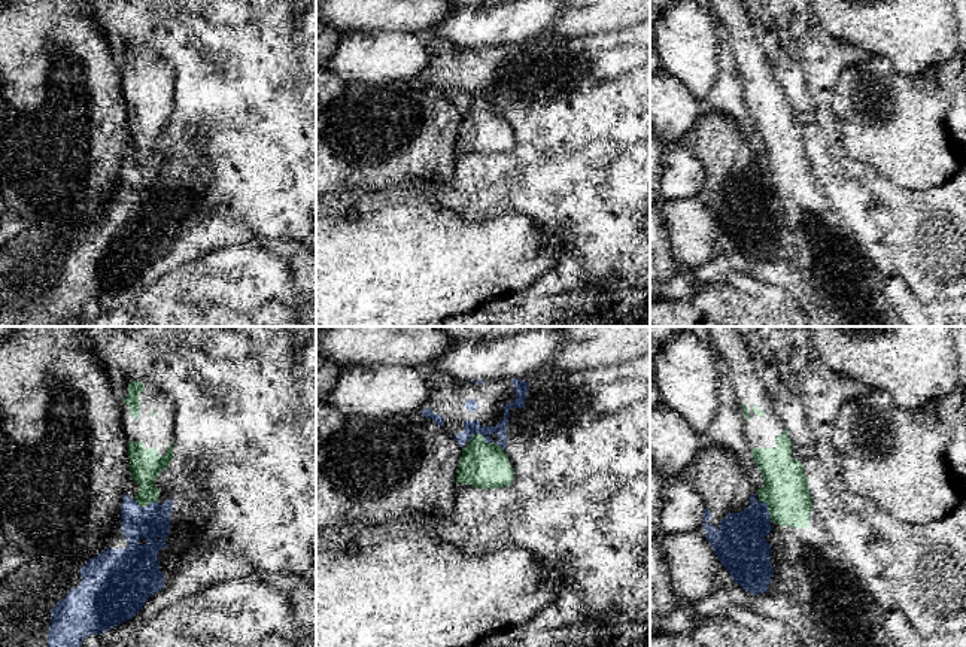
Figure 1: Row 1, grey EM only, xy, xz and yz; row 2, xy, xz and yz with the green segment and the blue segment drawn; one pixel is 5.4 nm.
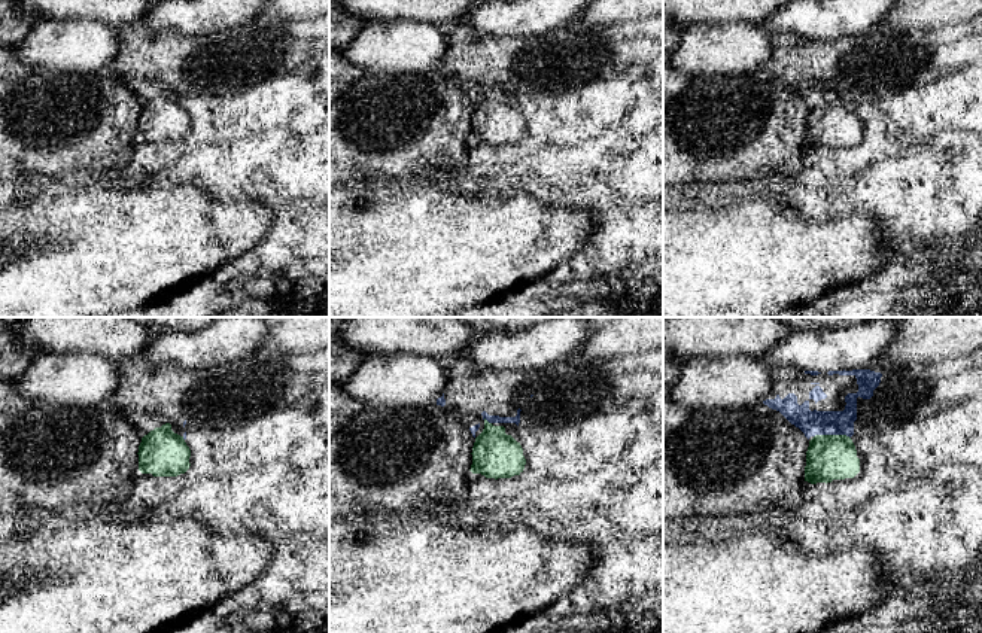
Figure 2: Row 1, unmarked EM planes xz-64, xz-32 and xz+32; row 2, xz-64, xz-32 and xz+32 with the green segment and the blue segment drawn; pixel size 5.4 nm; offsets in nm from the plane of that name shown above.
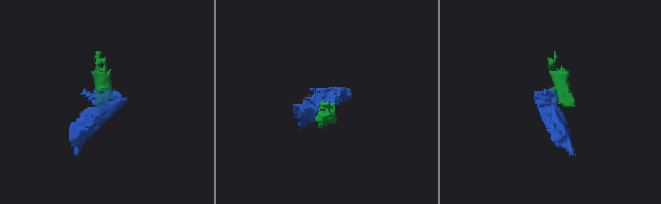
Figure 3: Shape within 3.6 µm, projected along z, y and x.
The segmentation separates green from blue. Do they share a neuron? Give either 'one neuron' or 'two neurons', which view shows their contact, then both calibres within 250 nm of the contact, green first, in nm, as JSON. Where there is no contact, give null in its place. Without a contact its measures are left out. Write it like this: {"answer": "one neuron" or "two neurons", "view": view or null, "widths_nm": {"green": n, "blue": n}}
{"answer": "two neurons", "view": "xz", "widths_nm": {"green": 260, "blue": 80}}

